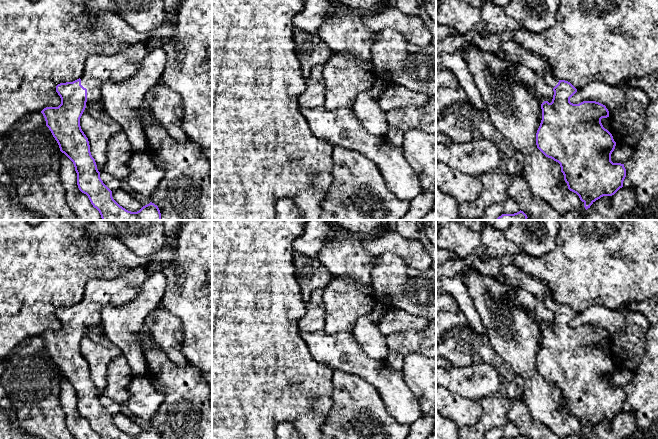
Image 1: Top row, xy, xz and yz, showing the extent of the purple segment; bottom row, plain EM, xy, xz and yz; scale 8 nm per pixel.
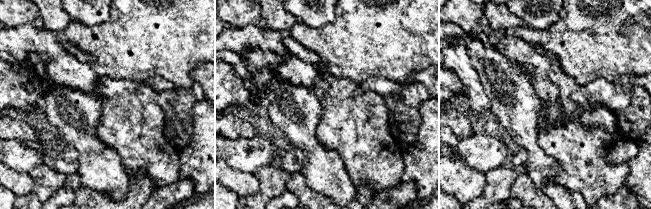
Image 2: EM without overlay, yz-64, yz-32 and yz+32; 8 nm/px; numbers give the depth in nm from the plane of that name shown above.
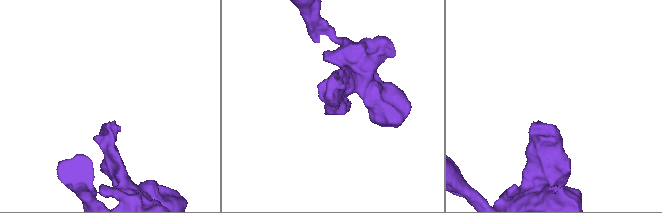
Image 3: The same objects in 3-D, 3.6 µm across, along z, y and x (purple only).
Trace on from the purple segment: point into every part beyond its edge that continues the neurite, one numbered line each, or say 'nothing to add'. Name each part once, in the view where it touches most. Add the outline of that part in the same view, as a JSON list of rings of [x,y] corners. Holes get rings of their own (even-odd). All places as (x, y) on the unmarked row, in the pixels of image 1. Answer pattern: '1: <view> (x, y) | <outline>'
1: xy (99, 292) | [[[150,261],[145,266],[128,269],[118,277],[92,278],[86,285],[81,309],[87,313],[87,324],[98,324],[106,306],[122,307],[133,301],[141,292],[149,275],[162,272],[167,264]]]

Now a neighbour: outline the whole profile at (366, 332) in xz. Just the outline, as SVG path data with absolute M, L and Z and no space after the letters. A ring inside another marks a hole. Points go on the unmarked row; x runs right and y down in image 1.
M372 311L361 316L356 321L352 333L369 357L385 360L389 353L386 336L380 332L378 325L372 321L371 317Z

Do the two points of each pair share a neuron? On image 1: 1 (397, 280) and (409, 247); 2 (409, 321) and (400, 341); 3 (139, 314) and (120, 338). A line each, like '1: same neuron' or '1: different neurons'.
1: different neurons
2: different neurons
3: same neuron

